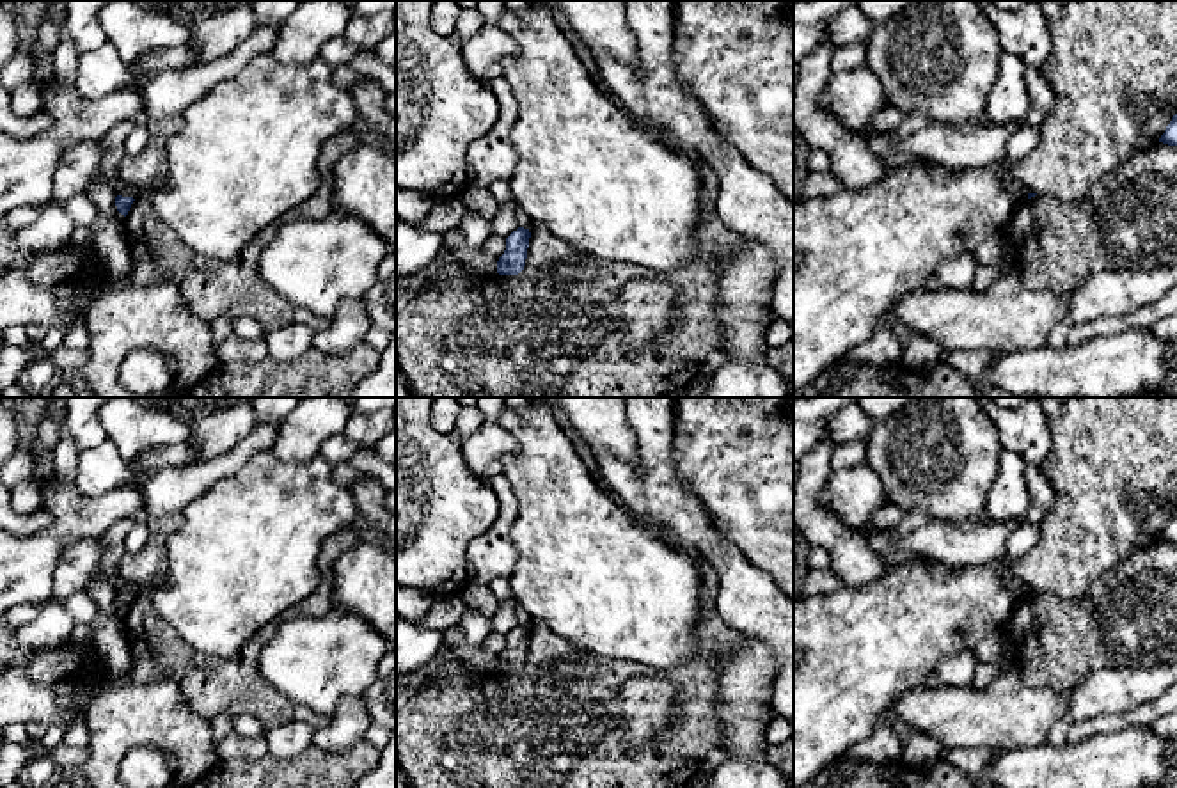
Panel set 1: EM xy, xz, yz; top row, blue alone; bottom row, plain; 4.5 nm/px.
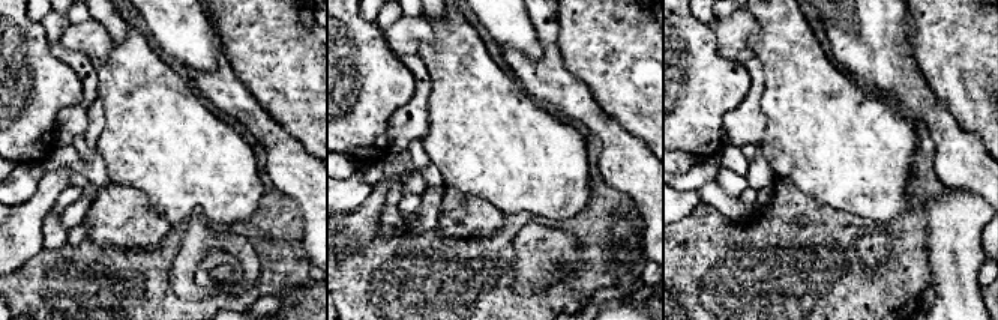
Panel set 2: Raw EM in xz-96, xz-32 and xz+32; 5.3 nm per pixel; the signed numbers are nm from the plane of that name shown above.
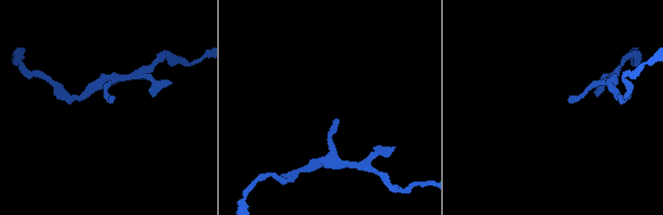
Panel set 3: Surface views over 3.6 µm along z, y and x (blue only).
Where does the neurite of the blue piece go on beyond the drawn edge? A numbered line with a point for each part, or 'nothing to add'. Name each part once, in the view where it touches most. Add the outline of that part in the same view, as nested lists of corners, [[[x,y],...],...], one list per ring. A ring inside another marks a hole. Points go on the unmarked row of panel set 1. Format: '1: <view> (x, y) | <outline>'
nothing to add

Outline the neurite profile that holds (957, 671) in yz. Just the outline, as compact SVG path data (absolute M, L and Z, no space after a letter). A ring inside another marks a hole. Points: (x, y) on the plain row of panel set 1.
M964 650L959 655L944 658L936 669L932 682L950 687L971 687L976 666L975 650Z

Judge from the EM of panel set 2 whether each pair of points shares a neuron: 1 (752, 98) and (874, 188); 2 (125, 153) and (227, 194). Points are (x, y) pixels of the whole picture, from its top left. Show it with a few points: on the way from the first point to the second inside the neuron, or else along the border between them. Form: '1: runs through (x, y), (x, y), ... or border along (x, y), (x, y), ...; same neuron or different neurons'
1: border along (764, 69), (761, 110), (766, 131), (761, 138); different neurons
2: runs through (150, 153), (177, 153), (201, 169); same neuron

